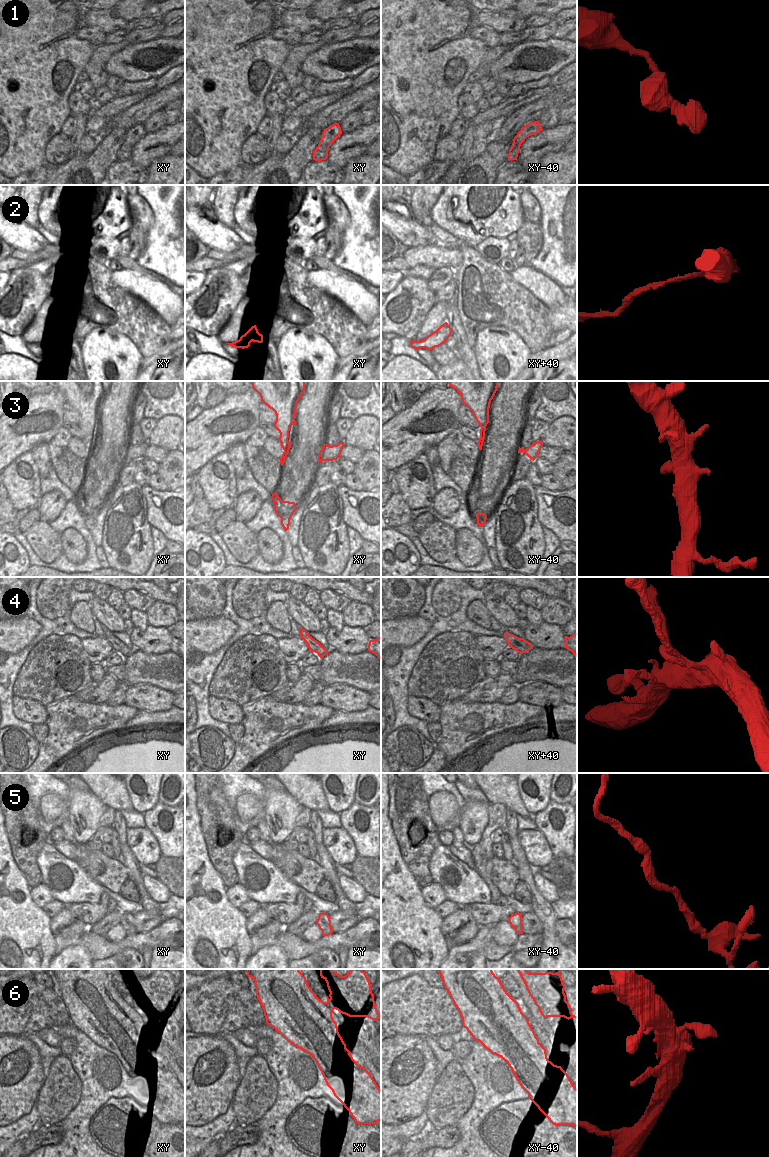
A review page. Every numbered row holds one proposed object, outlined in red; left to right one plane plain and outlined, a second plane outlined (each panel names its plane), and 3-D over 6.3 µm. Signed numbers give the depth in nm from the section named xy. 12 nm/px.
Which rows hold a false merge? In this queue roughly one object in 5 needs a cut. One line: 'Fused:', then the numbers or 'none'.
Fused: 4.

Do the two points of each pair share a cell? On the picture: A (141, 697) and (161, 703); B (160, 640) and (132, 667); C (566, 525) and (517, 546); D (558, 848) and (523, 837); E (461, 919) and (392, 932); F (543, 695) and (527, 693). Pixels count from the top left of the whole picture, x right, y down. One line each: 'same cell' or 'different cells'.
A: same cell
B: different cells
C: different cells
D: different cells
E: different cells
F: same cell

